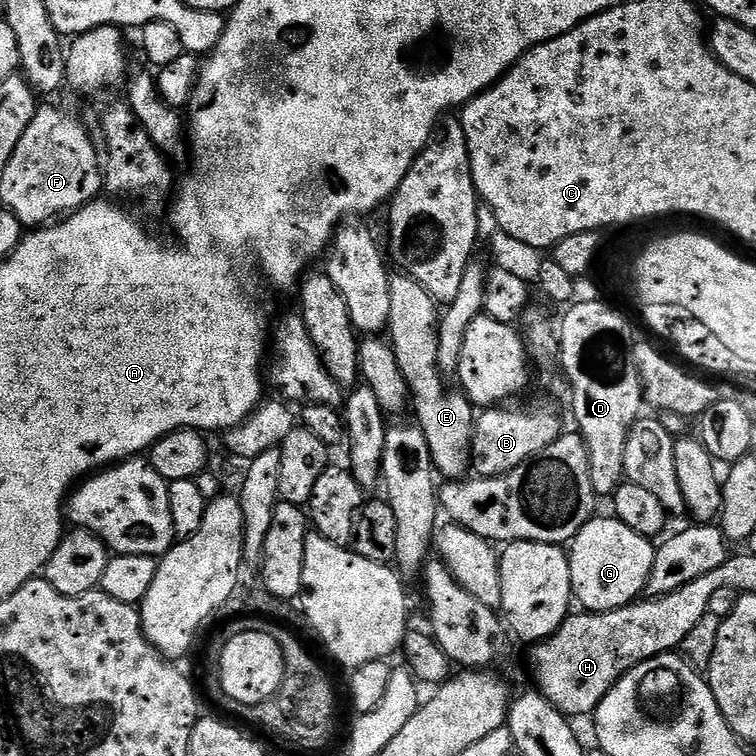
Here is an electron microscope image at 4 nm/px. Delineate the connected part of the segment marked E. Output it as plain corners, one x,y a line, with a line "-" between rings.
403,274
389,275
390,322
386,329
387,339
398,358
398,370
406,378
410,393
410,406
415,412
415,423
419,424
426,442
430,446
432,461
437,473
448,480
460,482
469,475
472,462
472,430
476,427
477,413
474,405
463,391
448,392
449,385
440,375
438,364
438,334
440,333
441,309
436,299
414,278

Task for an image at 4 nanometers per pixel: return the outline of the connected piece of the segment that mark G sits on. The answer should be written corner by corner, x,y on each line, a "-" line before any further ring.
593,518
570,542
568,561
572,594
584,612
609,612
639,601
645,595
656,558
657,545
649,537
630,530
618,518

